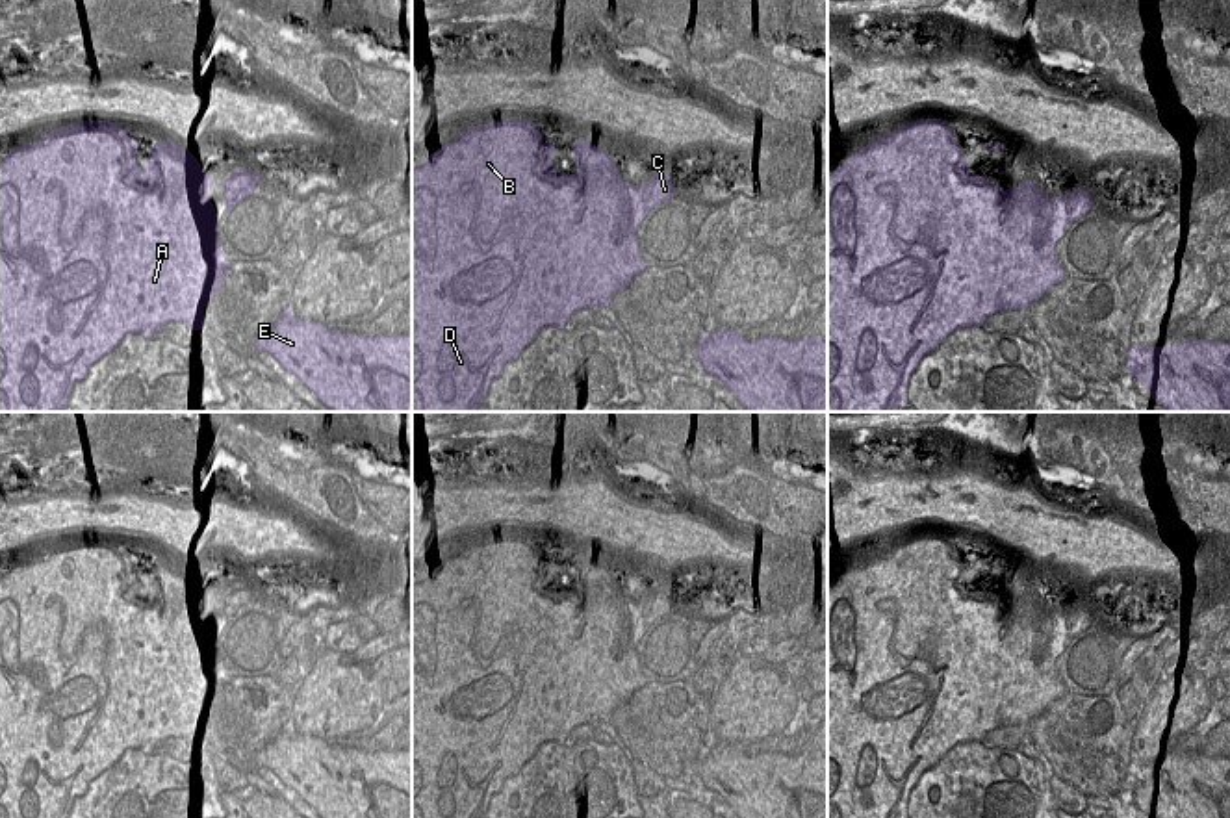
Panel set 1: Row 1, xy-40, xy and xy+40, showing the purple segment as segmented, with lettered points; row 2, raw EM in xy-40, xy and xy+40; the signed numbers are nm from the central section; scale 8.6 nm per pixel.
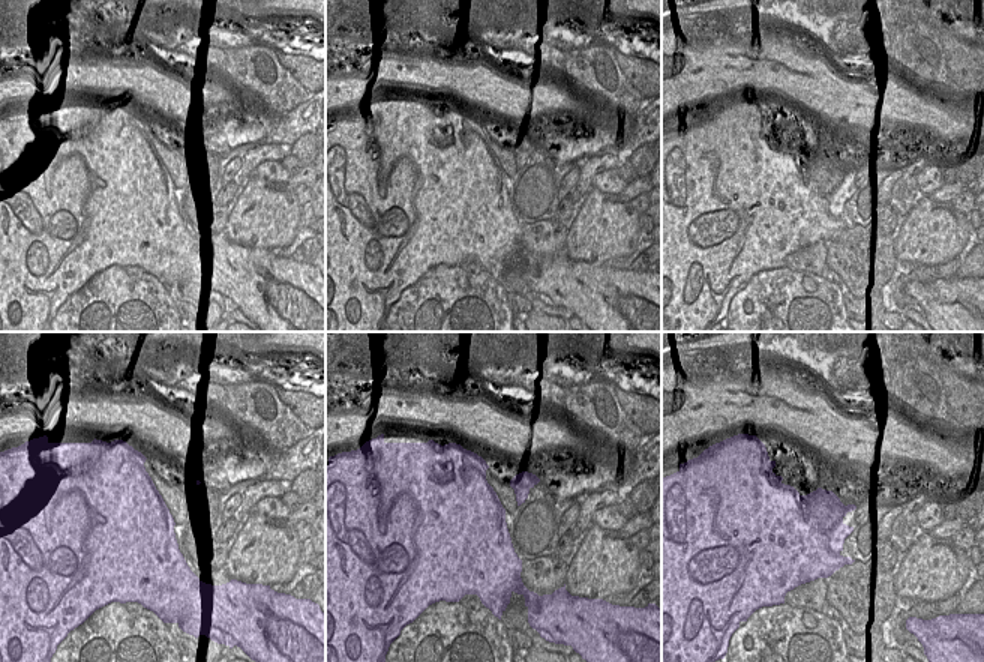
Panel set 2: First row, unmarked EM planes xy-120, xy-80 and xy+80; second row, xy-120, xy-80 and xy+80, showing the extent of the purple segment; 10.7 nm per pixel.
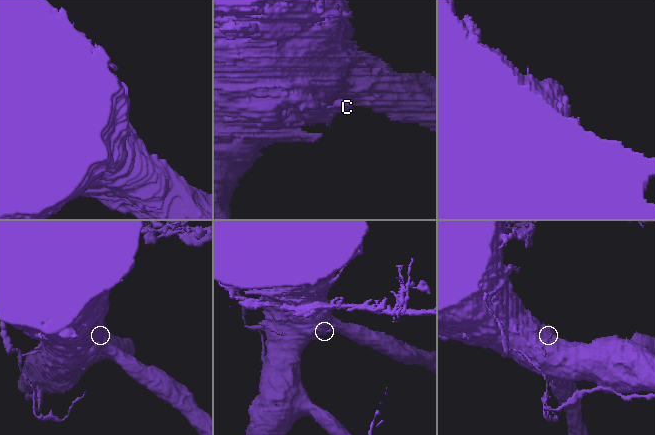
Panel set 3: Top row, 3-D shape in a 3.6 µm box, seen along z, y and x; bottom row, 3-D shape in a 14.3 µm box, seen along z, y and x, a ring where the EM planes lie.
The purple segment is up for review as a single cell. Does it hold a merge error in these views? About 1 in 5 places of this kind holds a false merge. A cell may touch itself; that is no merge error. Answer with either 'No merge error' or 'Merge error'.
No merge error.

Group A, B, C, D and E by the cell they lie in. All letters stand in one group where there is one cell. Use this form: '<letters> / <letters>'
A B C D E

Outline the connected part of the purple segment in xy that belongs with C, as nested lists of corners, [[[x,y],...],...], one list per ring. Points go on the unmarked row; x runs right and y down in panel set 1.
[[[505,534],[464,545],[453,558],[432,568],[423,582],[412,586],[412,818],[486,818],[490,799],[542,744],[564,742],[579,725],[609,723],[612,712],[647,684],[638,666],[636,644],[653,623],[675,610],[672,595],[655,590],[642,601],[629,601],[618,588],[610,569],[588,555],[579,555],[573,560],[577,592],[562,588],[547,575],[555,568],[557,560],[553,556],[544,558],[534,538]]]

